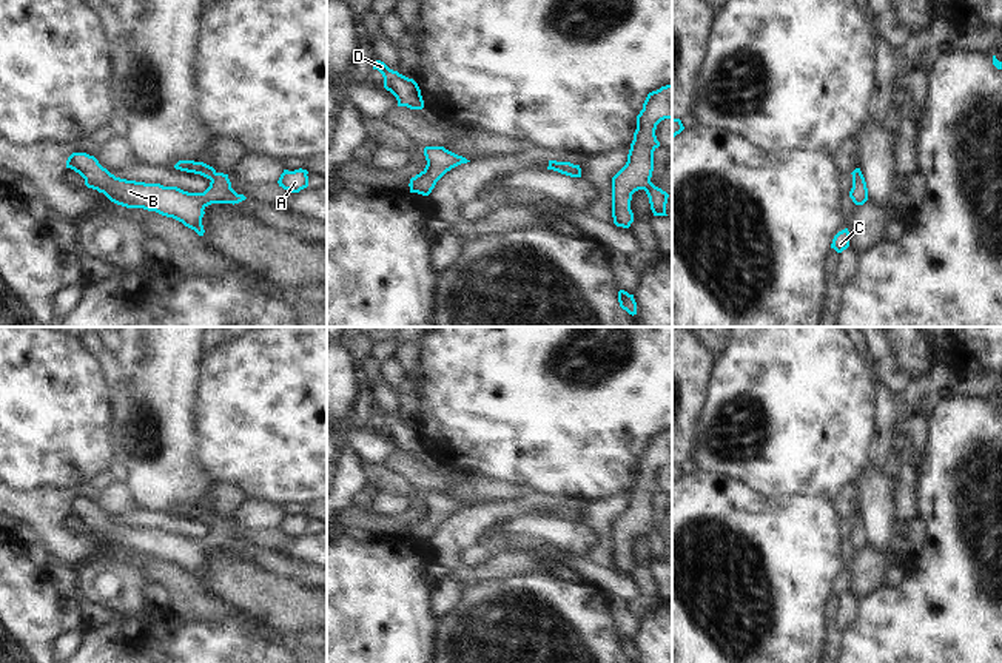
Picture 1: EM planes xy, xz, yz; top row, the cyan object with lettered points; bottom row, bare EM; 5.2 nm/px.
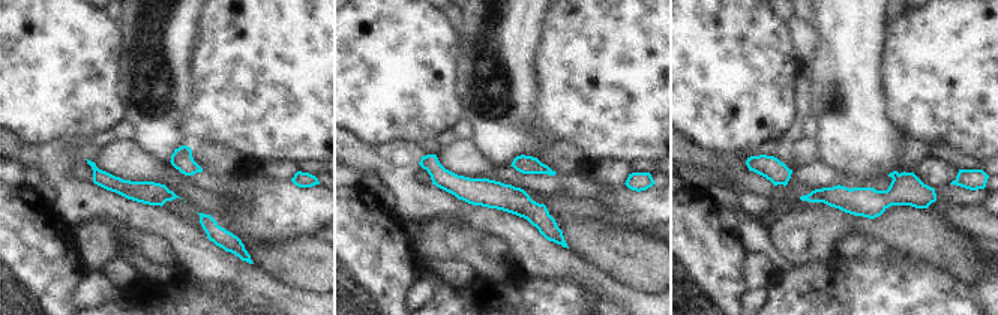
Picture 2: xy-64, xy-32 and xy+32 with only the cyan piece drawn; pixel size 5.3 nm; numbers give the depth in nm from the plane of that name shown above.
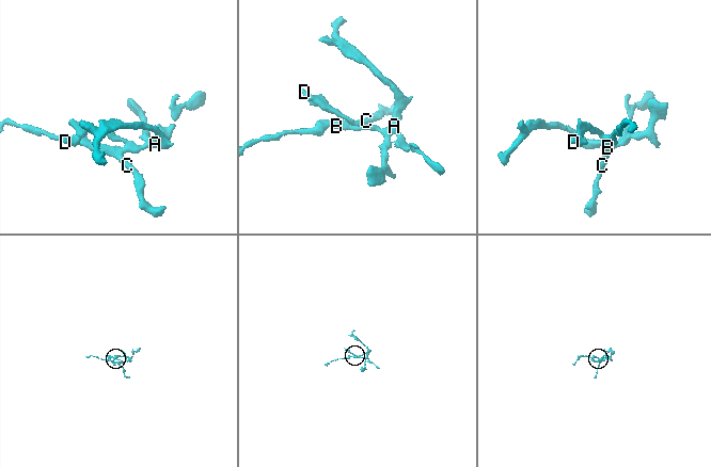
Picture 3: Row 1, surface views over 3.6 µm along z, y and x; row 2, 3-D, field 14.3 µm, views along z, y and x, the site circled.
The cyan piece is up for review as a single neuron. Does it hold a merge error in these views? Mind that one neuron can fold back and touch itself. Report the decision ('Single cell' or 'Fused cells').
Single cell

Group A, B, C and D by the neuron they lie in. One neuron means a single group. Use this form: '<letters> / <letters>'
A B C D

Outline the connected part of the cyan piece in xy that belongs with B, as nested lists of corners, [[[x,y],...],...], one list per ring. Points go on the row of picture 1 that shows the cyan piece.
[[[72,153],[66,160],[66,168],[79,173],[85,179],[88,188],[103,193],[111,202],[126,208],[143,208],[173,217],[194,230],[199,236],[205,233],[202,217],[208,205],[234,205],[247,199],[231,188],[228,174],[217,173],[203,162],[179,160],[174,165],[176,170],[210,179],[210,187],[203,193],[188,193],[177,187],[116,177],[103,168],[94,156],[86,153]]]

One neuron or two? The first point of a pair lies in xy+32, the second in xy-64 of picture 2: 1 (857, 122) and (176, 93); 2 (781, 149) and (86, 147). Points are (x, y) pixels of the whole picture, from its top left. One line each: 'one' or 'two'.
1: one
2: one

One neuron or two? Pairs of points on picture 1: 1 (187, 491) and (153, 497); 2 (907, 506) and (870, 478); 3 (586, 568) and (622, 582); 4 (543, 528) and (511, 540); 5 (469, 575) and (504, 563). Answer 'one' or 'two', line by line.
1: one
2: two
3: one
4: two
5: one

